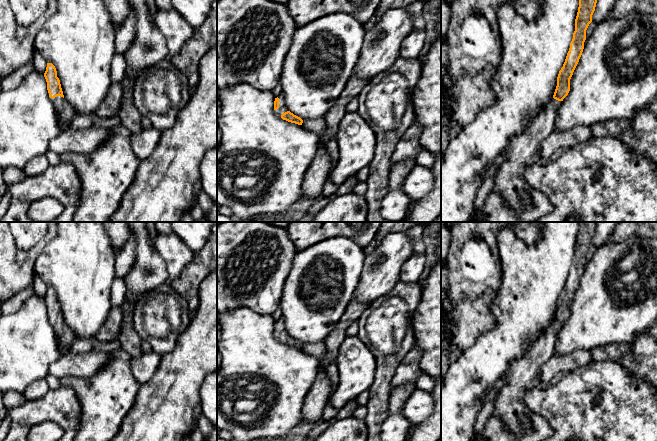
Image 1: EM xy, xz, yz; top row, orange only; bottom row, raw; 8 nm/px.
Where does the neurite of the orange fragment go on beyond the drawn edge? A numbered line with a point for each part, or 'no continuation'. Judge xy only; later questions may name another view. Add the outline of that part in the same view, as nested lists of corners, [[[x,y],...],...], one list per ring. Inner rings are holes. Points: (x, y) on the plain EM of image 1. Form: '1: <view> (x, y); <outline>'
1: xy (65, 336); [[[61,320],[50,323],[55,331],[63,355],[70,351],[70,347],[75,339],[75,335],[73,331],[69,328],[69,326]]]

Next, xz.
1: xz (282, 332); [[[283,319],[278,320],[278,322],[279,322],[279,332],[274,334],[274,335],[275,335],[275,337],[278,341],[281,341],[281,339],[283,337],[285,337],[289,334],[288,334],[286,328],[285,328],[285,324],[284,324]]]

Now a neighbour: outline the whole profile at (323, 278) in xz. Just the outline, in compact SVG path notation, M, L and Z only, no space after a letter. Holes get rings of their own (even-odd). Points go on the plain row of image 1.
M346 236L297 250L280 302L291 337L302 344L324 341L353 300L364 260L364 249Z

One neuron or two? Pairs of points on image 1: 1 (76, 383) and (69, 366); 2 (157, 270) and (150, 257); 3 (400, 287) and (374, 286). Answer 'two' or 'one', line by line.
1: two
2: one
3: two

